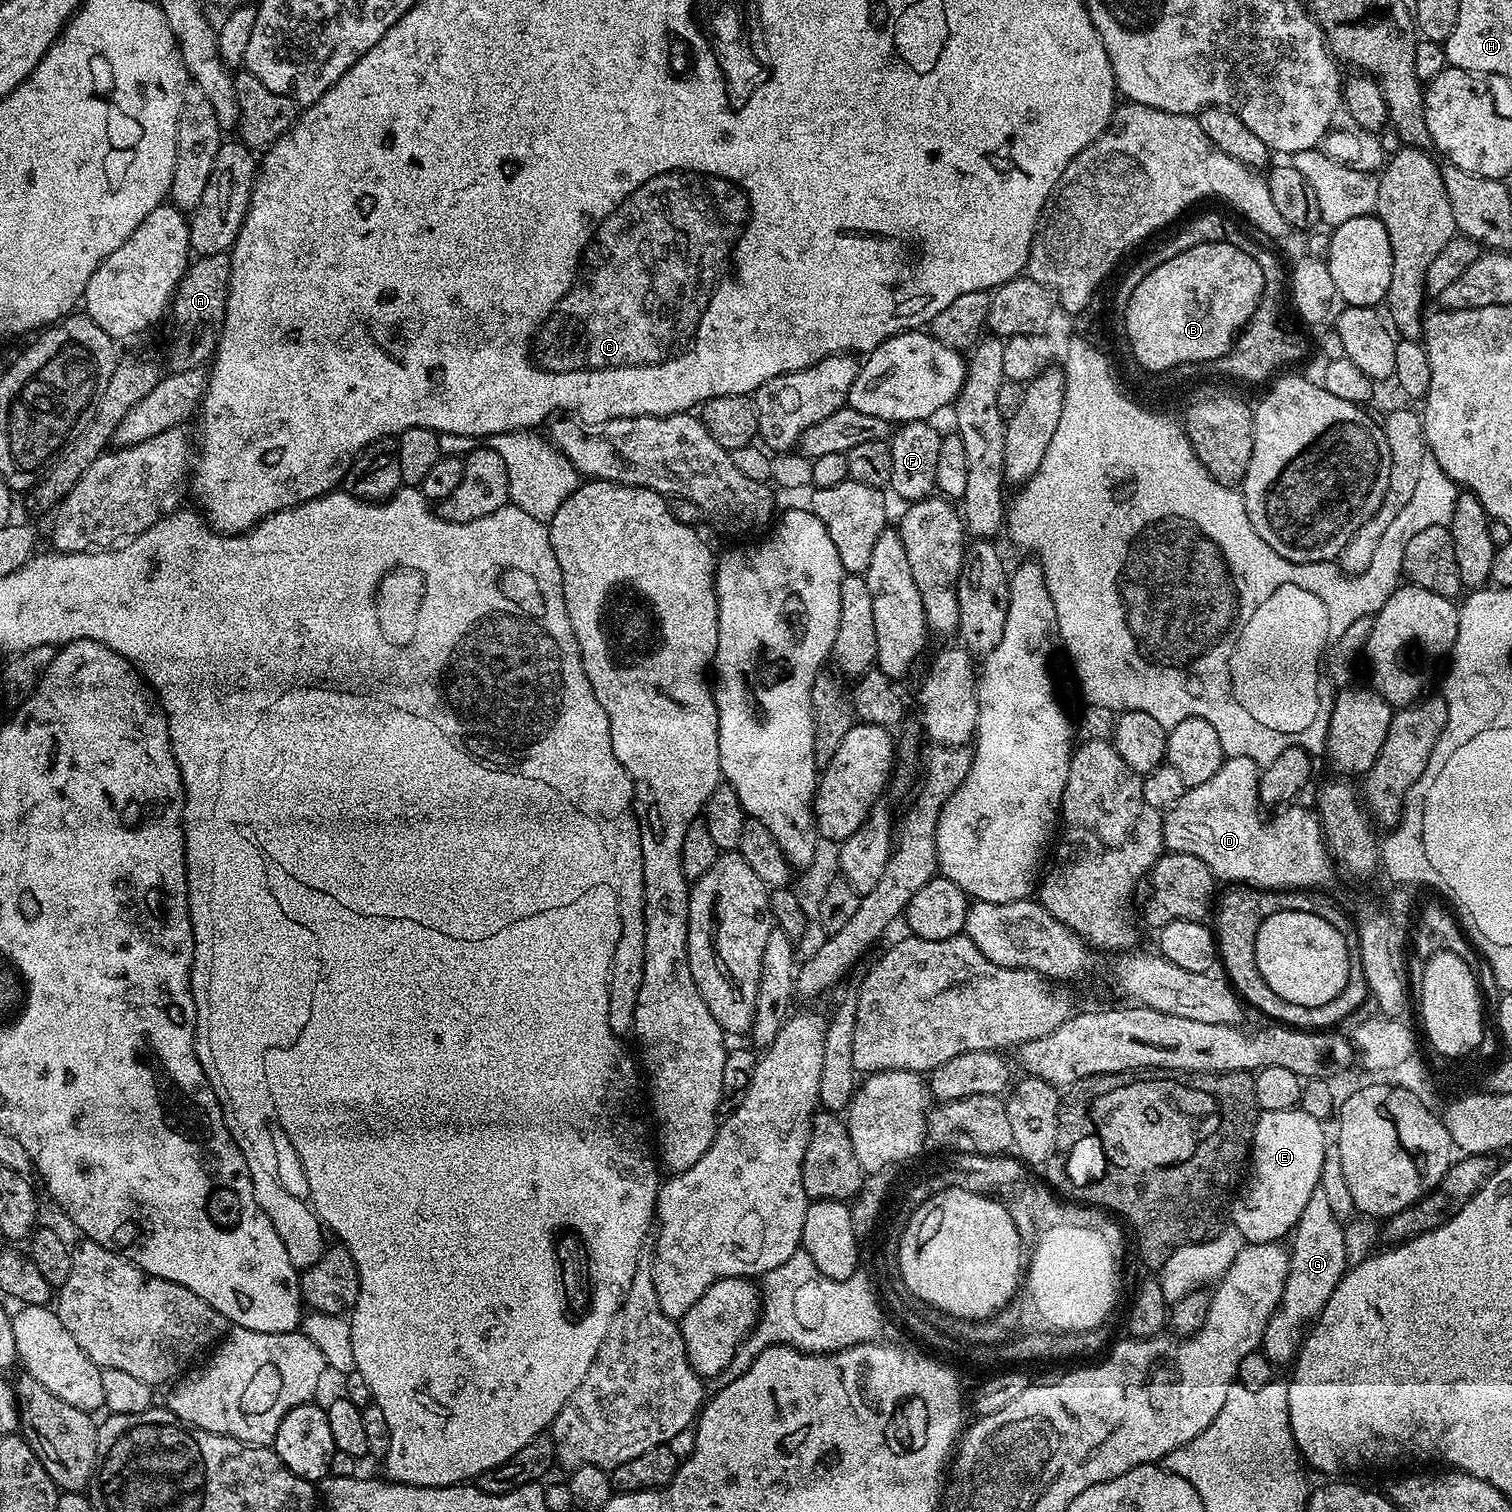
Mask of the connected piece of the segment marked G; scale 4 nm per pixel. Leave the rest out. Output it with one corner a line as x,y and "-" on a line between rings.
1319,1187
1314,1190
1314,1194
1310,1194
1310,1202
1306,1202
1302,1218
1298,1218
1291,1240
1284,1293
1276,1313
1268,1319
1262,1341
1264,1355
1276,1366
1291,1365
1295,1361
1306,1329
1324,1309
1330,1294
1334,1294
1350,1264
1346,1254
1344,1224
1334,1214
1334,1210
1330,1210
1330,1202

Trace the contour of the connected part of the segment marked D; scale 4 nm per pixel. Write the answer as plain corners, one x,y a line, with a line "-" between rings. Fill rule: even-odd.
1230,756
1225,759
1224,765
1218,770
1218,774
1206,778
1206,782
1202,782
1198,786
1185,790
1182,798
1178,798
1178,802
1174,802
1174,806
1163,813
1164,846
1169,852
1194,854
1194,858
1202,858
1202,862
1206,862
1206,866
1210,866
1212,875
1220,882
1232,880
1228,882
1236,886
1255,886
1269,890
1316,890
1321,887
1319,884
1328,884
1331,882
1334,861
1328,851
1327,844
1324,843
1324,831
1320,825
1319,815
1311,807
1308,807
1309,809
1292,807
1296,806
1285,807
1283,810
1277,811
1280,813
1273,820
1264,821
1264,816
1260,813
1262,811
1262,805
1260,803
1260,768
1250,758

